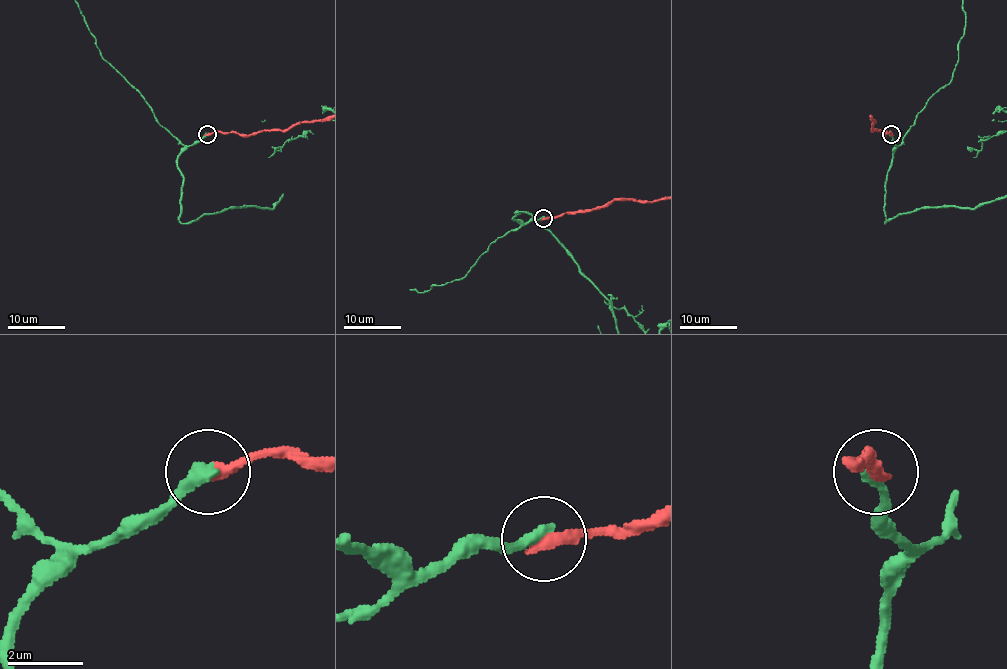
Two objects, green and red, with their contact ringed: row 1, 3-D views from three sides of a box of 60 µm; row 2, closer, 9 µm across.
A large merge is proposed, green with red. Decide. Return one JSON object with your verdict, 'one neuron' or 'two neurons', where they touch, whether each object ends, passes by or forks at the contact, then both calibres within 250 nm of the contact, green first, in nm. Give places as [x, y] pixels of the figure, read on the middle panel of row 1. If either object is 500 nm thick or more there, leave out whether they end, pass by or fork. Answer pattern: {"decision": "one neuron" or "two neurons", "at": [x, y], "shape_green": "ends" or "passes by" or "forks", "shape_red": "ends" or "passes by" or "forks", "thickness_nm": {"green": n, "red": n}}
{"decision": "two neurons", "at": [543, 218], "shape_green": "ends", "shape_red": "ends", "thickness_nm": {"green": 360, "red": 340}}

